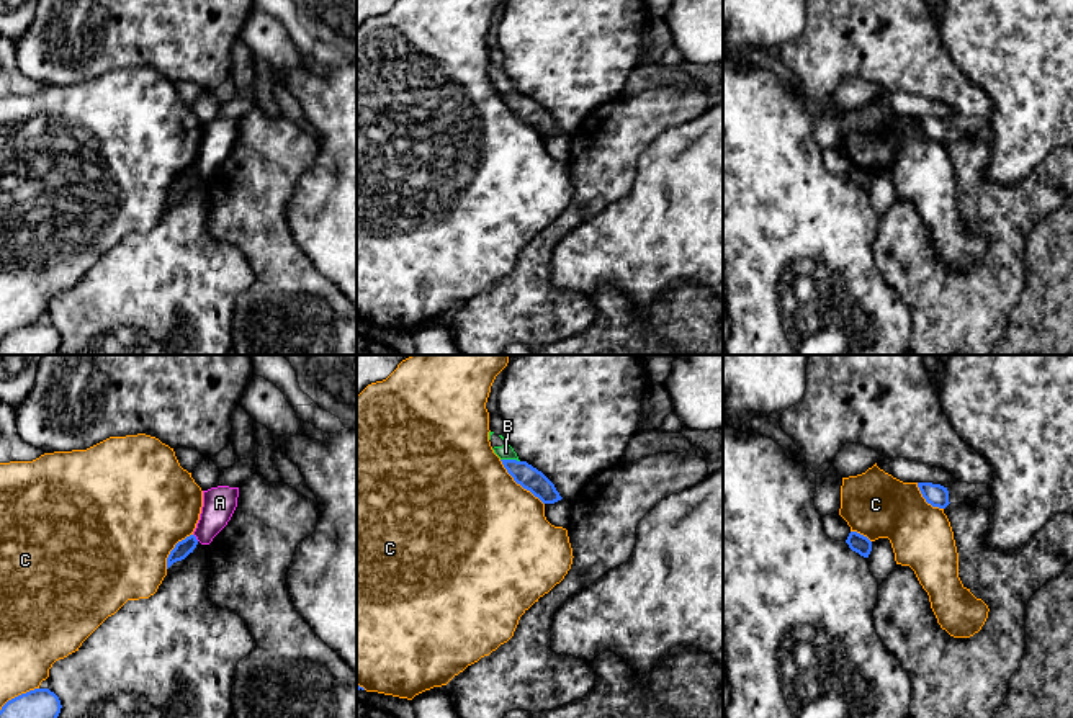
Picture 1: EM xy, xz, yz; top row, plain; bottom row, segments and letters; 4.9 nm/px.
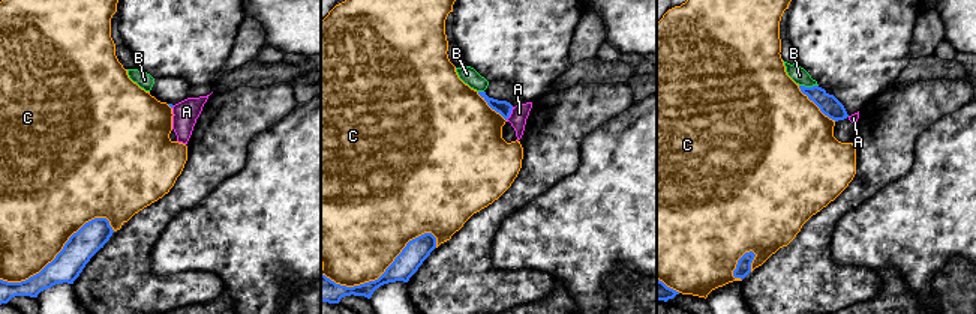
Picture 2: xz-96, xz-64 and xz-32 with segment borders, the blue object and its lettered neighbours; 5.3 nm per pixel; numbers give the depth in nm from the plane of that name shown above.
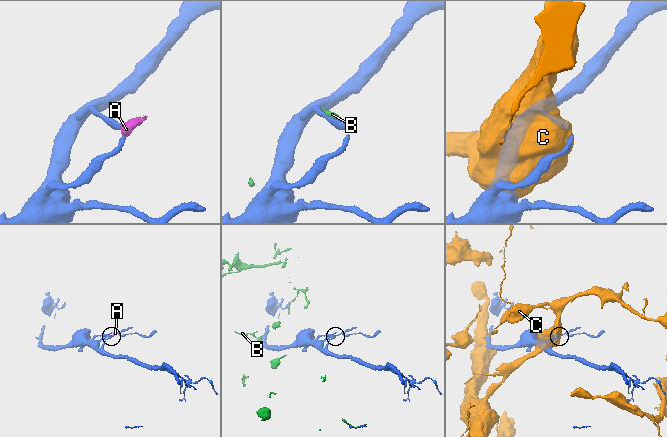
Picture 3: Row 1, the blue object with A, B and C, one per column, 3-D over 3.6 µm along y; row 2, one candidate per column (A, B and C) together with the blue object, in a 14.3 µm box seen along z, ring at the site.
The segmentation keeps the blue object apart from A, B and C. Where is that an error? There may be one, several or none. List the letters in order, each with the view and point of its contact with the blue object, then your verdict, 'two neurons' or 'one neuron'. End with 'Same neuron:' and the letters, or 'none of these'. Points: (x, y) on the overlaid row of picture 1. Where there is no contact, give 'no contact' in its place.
A: contact xy (195, 537); two neurons
B: contact xz (511, 460); two neurons
C: contact xz (519, 483); two neurons
Same neuron: none of these

